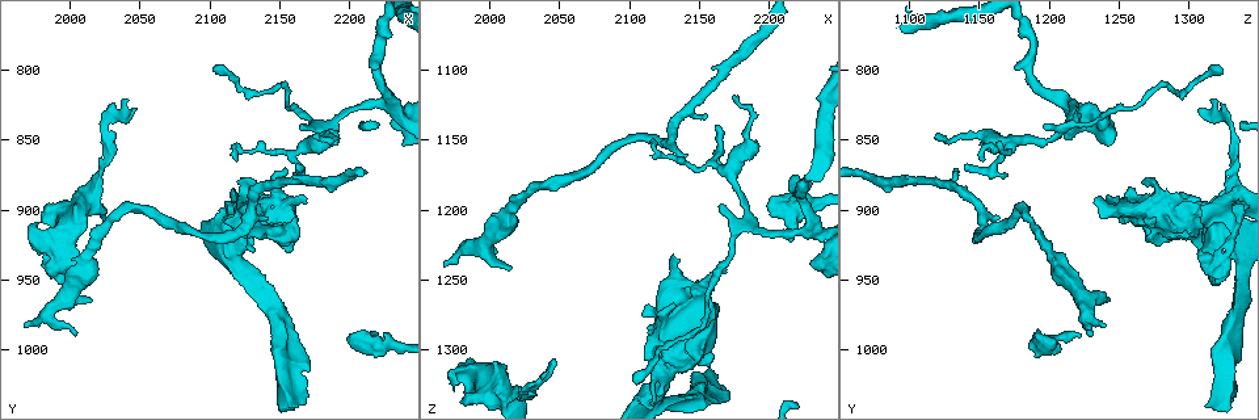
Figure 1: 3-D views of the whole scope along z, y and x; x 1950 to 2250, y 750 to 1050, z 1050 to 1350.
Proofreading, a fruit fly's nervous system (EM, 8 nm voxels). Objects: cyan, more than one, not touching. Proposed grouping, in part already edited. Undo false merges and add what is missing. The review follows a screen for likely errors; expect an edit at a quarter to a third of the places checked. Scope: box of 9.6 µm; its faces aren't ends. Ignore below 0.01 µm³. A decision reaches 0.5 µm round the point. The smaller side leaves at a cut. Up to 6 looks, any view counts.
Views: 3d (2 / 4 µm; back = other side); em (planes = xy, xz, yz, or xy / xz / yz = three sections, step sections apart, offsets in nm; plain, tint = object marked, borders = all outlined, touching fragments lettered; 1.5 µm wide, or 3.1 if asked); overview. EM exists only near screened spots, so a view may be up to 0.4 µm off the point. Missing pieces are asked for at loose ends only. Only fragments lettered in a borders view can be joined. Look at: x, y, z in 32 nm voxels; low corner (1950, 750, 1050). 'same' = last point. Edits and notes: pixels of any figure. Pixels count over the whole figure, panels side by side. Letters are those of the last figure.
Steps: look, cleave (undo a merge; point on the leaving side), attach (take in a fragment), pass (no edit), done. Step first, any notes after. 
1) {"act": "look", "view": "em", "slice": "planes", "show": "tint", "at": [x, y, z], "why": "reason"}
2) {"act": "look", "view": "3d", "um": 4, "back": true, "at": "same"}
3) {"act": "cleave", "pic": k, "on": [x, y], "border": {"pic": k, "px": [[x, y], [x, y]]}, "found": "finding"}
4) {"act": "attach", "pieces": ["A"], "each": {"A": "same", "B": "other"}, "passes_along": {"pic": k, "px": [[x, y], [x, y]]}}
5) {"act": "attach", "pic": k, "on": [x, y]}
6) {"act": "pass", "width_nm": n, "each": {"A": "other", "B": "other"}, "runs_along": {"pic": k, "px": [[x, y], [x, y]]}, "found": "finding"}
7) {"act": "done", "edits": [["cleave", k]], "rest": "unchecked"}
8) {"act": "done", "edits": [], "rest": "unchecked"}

{"act": "look", "view": "em", "slice": "yz", "step": 4, "show": "borders", "at": [2016, 964, 1244], "why": "free end"}

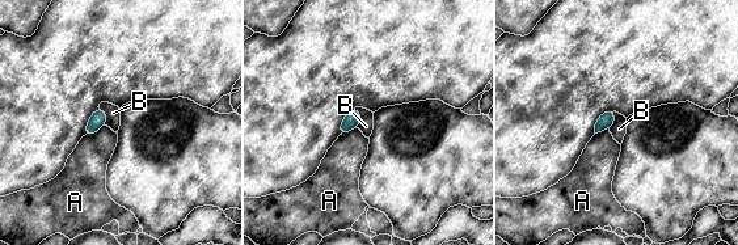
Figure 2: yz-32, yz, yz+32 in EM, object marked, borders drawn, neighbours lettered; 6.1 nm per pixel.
{"act": "attach", "pieces": ["B"], "each": {"A": "other", "B": "same"}, "passes_along": {"pic": 2, "px": [[98, 118], [105, 115], [113, 113]]}, "found": "it goes on there"}

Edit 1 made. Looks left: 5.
{"act": "look", "view": "overview"}

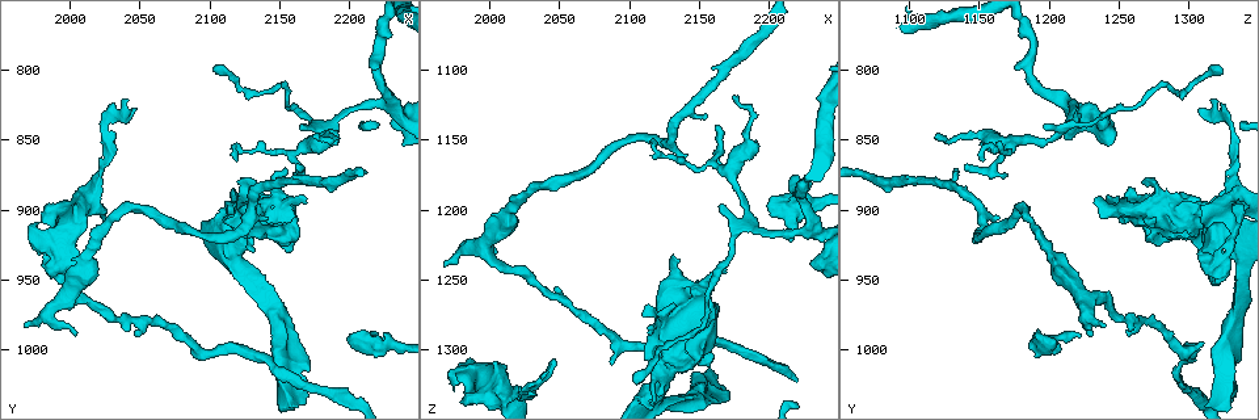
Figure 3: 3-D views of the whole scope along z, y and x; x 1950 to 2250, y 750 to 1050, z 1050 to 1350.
{"act": "look", "view": "em", "slice": "planes", "show": "plain", "at": [2168, 896, 1242], "why": "an open end"}

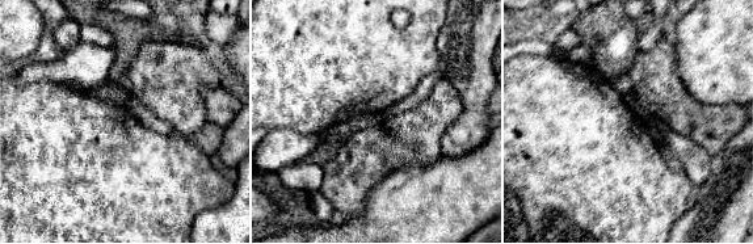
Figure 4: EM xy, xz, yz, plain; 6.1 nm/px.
{"act": "look", "view": "em", "slice": "planes", "show": "borders", "at": "same"}

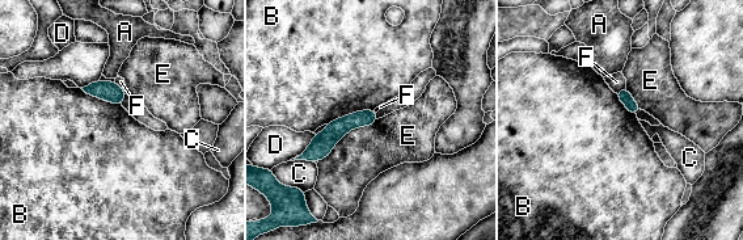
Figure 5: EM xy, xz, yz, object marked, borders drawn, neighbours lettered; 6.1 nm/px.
{"act": "pass", "each": {"A": "other", "B": "other", "C": "other", "D": "other", "E": "other", "F": "other"}, "border": {"pic": 5, "px": [[374, 109], [349, 113], [326, 123]]}, "found": "none of them fits"}

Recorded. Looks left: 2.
{"act": "look", "view": "em", "slice": "planes", "show": "borders", "at": [2104, 802, 1324], "why": "long arm stops here"}

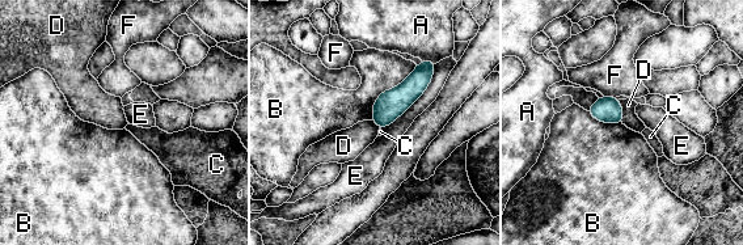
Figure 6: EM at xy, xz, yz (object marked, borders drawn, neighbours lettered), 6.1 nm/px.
{"act": "pass", "each": {"A": "other", "B": "other", "C": "other", "D": "other", "E": "other", "F": "other"}, "border": {"pic": 6, "px": [[617, 100], [621, 106], [623, 122]]}, "found": "no lettered fragment goes on from it"}

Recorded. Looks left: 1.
{"act": "done", "edits": [["attach", 2]], "rest": "unchecked"}

